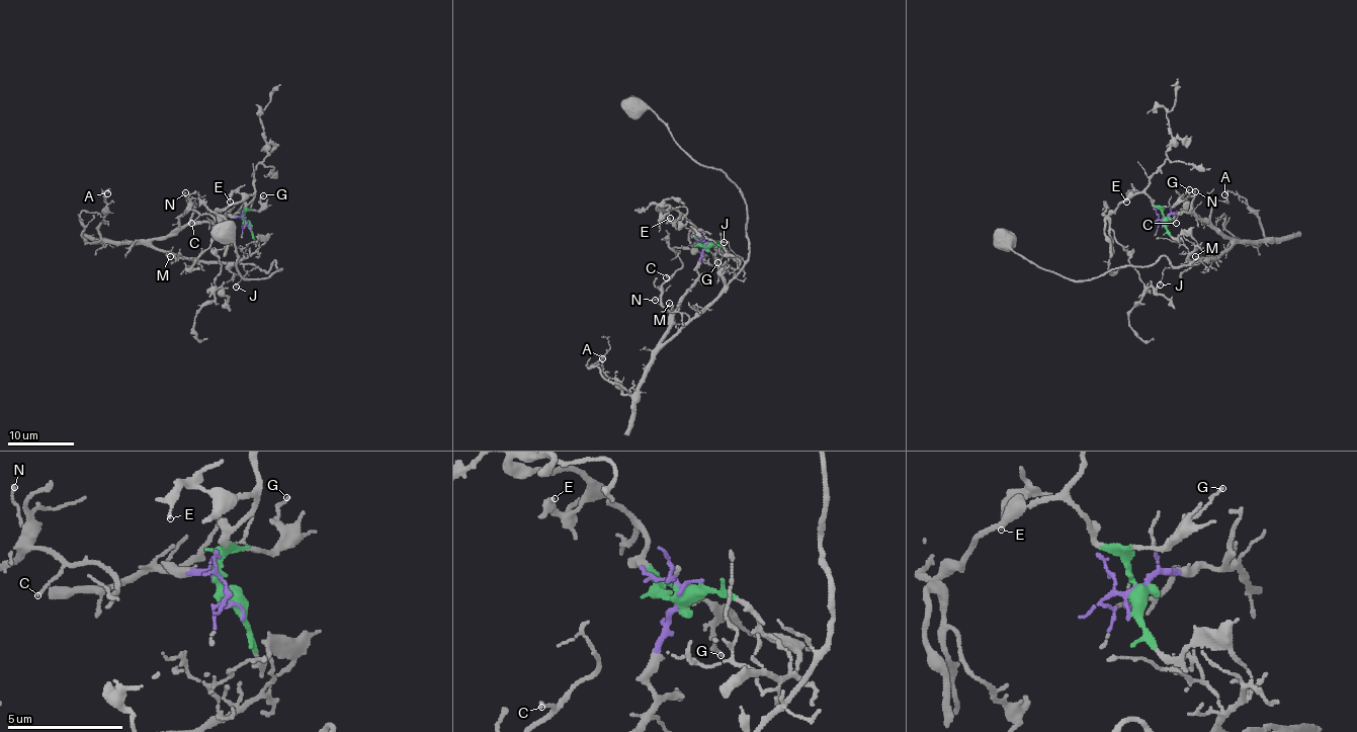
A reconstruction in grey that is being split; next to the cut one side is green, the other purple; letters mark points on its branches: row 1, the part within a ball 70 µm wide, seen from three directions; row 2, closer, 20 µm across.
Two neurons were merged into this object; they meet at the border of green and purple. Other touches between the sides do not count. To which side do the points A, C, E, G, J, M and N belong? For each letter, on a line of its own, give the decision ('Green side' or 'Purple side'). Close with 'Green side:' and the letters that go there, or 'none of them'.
A: Purple side
C: Purple side
E: Green side
G: Green side
J: Purple side
M: Purple side
N: Purple side
Green side: E, G

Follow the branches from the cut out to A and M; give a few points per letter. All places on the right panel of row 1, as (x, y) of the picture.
A: (1164, 220), (1192, 213), (1208, 218), (1226, 236), (1262, 241), (1262, 224), (1252, 209), (1233, 192), (1225, 195)
M: (1164, 220), (1171, 214), (1192, 213), (1208, 218), (1212, 227), (1232, 240), (1220, 255), (1194, 255)

